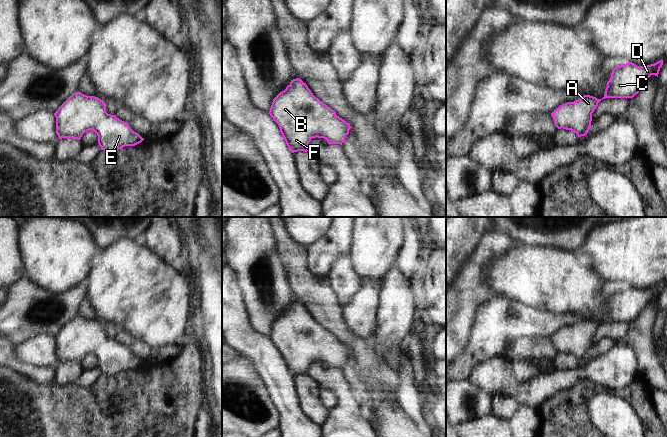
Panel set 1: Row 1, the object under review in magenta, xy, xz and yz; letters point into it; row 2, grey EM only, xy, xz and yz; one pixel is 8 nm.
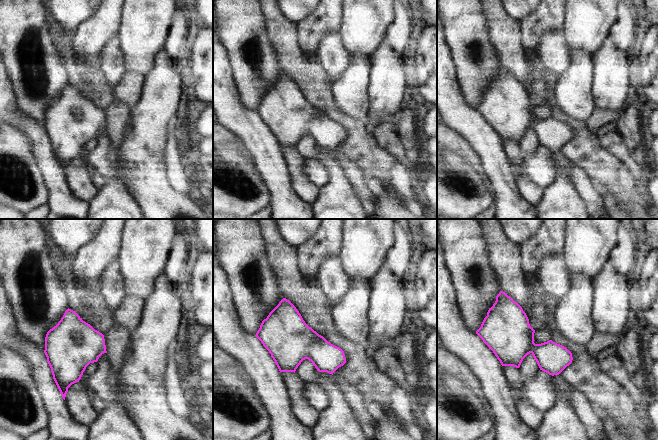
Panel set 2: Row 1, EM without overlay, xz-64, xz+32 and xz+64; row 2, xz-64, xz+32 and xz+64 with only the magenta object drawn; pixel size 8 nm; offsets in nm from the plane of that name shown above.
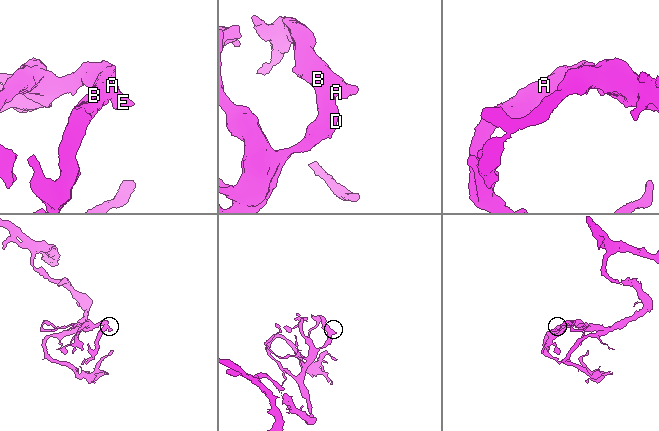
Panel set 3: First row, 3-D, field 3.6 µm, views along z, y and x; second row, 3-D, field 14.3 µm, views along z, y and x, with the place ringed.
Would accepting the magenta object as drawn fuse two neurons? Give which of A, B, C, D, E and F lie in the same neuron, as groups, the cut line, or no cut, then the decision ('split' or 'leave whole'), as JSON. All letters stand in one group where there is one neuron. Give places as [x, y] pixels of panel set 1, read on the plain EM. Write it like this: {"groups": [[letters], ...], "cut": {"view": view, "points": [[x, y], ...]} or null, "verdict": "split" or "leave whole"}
{"groups": [["A", "B", "C", "D", "E", "F"]], "cut": null, "verdict": "leave whole"}

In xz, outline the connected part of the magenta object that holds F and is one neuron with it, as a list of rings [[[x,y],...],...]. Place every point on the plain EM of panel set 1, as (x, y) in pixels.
[[[299,302],[291,304],[286,313],[273,323],[269,338],[278,348],[292,377],[307,376],[309,366],[316,361],[326,363],[329,369],[342,369],[351,352],[350,348],[337,340],[334,334],[316,322],[306,307]]]

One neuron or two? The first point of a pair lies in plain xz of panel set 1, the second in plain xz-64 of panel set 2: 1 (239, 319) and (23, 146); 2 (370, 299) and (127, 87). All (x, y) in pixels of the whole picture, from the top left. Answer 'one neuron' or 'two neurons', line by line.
1: two neurons
2: one neuron

